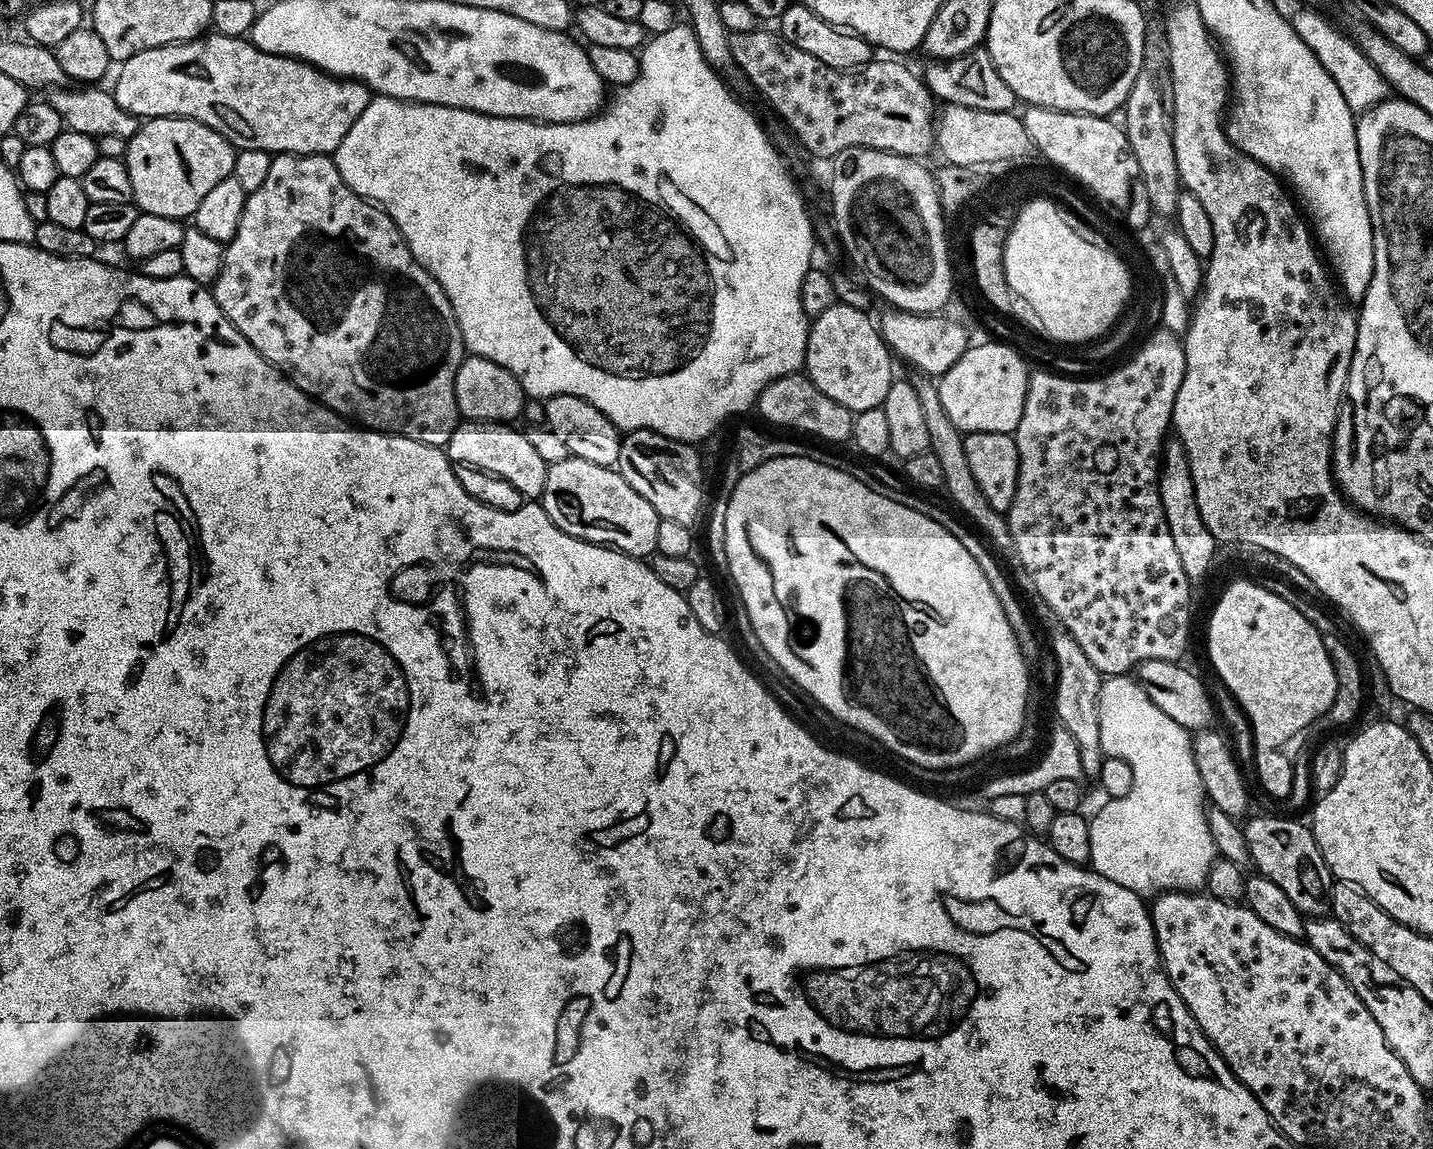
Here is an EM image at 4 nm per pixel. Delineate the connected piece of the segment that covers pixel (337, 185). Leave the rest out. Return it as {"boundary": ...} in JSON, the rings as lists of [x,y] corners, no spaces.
{"boundary":[[[285,152],[283,154],[273,155],[272,165],[266,174],[266,178],[262,182],[262,186],[258,186],[258,190],[254,190],[245,195],[242,218],[238,218],[238,230],[234,234],[234,238],[224,245],[224,261],[222,262],[222,268],[218,270],[218,278],[210,286],[210,291],[213,298],[218,302],[222,314],[226,314],[226,318],[229,322],[244,335],[246,342],[250,342],[250,346],[254,346],[254,350],[267,362],[267,364],[271,364],[272,367],[277,368],[282,375],[287,376],[289,382],[296,388],[303,390],[306,395],[312,397],[316,403],[324,405],[324,407],[328,408],[330,411],[335,412],[336,415],[345,417],[349,421],[355,422],[357,425],[365,428],[371,428],[377,432],[390,432],[394,436],[414,438],[414,442],[422,442],[423,444],[429,444],[435,448],[444,448],[448,443],[448,439],[454,434],[454,430],[458,426],[458,413],[456,411],[456,399],[454,398],[454,378],[458,374],[458,366],[464,360],[466,349],[464,347],[462,326],[454,318],[454,310],[450,306],[450,298],[448,297],[448,294],[442,290],[442,286],[439,282],[432,279],[431,271],[425,268],[421,261],[414,258],[408,241],[402,238],[398,226],[389,216],[387,216],[387,214],[385,214],[383,208],[373,204],[370,200],[364,200],[358,194],[354,194],[354,190],[350,190],[350,186],[346,186],[342,174],[338,174],[338,166],[331,155],[297,156],[295,152]]]}

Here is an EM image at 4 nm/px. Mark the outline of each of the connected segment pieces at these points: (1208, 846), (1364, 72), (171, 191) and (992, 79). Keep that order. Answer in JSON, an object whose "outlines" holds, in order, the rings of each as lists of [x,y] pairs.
{"outlines":[[[[1125,674],[1123,676],[1109,676],[1100,685],[1100,693],[1098,694],[1098,730],[1102,730],[1102,750],[1105,757],[1122,758],[1122,762],[1128,763],[1130,770],[1134,770],[1134,786],[1130,790],[1130,794],[1126,794],[1120,800],[1105,799],[1103,801],[1105,804],[1097,810],[1096,817],[1093,815],[1089,819],[1090,858],[1088,864],[1092,871],[1098,873],[1102,878],[1110,878],[1110,882],[1118,882],[1118,886],[1126,886],[1126,890],[1134,890],[1145,898],[1155,897],[1162,892],[1195,892],[1203,889],[1208,882],[1210,866],[1217,860],[1218,853],[1210,836],[1206,797],[1198,774],[1198,766],[1194,762],[1192,736],[1189,729],[1178,726],[1178,722],[1174,722],[1174,718],[1170,718],[1170,714],[1162,714],[1162,710],[1158,710],[1158,706],[1154,706],[1150,694],[1146,694],[1146,690],[1141,686],[1140,681],[1131,675]]],[[[1300,10],[1293,14],[1292,21],[1299,37],[1315,52],[1315,57],[1336,82],[1338,90],[1342,91],[1342,96],[1354,112],[1364,111],[1389,95],[1388,83],[1370,60],[1349,39],[1343,39],[1322,17],[1312,10]]],[[[153,116],[145,119],[140,129],[126,142],[122,159],[126,170],[130,170],[130,186],[136,207],[141,212],[162,214],[166,218],[183,221],[184,216],[195,217],[202,198],[206,198],[218,182],[232,175],[236,153],[237,149],[222,138],[218,130],[210,130],[210,126],[202,122],[181,116]]],[[[987,47],[973,48],[961,56],[949,60],[933,59],[928,63],[932,64],[925,66],[922,79],[937,101],[991,112],[1010,112],[1017,107],[1014,90],[1010,90],[1010,86],[1006,86],[1005,80],[1002,79],[1002,74],[998,74]]]]}

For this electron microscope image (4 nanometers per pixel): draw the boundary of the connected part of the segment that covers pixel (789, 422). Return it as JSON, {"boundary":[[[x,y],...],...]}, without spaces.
{"boundary":[[[804,374],[780,376],[770,382],[756,399],[754,408],[755,411],[760,411],[765,425],[777,424],[780,428],[797,428],[800,432],[817,436],[820,439],[817,441],[827,442],[829,445],[840,444],[843,440],[845,443],[852,435],[852,411],[834,402],[834,398],[826,398],[826,394],[822,394],[822,390],[818,390],[818,386],[814,386],[814,382]]]}

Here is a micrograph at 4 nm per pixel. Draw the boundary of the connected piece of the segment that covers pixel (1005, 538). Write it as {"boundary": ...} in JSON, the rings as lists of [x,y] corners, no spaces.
{"boundary":[[[923,374],[913,375],[911,381],[914,391],[918,393],[918,403],[922,406],[922,415],[926,418],[928,447],[942,466],[942,478],[946,493],[948,492],[949,498],[969,516],[967,519],[987,537],[993,549],[999,550],[1001,548],[1002,551],[1011,553],[1013,551],[1012,535],[1008,529],[1008,521],[1001,513],[995,512],[990,506],[990,502],[986,502],[986,496],[982,494],[978,480],[974,478],[974,472],[970,470],[970,462],[966,458],[966,450],[964,449],[964,436],[950,422],[950,418],[946,418],[946,410],[942,407],[937,381],[931,375]]]}

